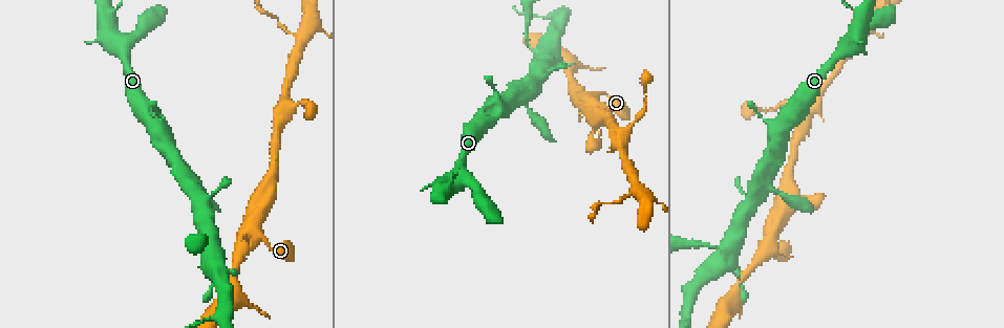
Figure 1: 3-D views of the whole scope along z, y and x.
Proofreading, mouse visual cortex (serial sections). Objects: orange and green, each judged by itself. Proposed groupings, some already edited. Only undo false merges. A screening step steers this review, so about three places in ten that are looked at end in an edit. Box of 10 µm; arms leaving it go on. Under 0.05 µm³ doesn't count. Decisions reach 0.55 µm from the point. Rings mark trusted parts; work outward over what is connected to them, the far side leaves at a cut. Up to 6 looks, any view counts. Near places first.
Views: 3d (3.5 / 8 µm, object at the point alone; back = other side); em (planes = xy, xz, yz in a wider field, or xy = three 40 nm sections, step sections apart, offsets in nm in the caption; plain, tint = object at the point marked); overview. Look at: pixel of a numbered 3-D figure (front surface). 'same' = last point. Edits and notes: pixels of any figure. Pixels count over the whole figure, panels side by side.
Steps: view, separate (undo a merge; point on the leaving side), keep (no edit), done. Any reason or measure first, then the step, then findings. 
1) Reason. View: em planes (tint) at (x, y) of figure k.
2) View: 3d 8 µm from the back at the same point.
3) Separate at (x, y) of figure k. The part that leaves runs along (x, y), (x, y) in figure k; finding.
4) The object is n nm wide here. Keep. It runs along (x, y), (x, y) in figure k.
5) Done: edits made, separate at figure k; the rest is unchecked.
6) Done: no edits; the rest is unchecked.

A narrow waist. View: 3d 3.5 µm at (533, 51) of figure 1.

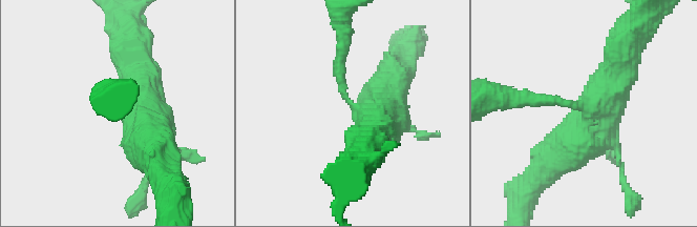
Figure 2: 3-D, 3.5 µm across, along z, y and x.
View: em xy step 3 (tint) at (356, 111) of figure 2.

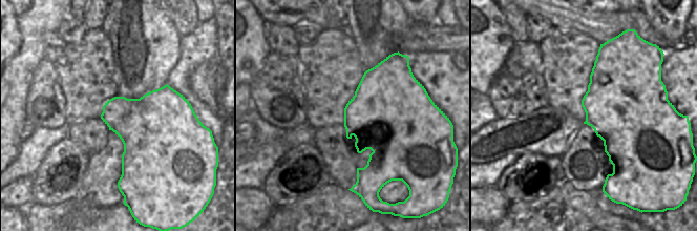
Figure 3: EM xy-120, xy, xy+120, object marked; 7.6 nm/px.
Keep. It runs along (620, 58), (602, 106), (545, 167) in figure 2; all the same cell.

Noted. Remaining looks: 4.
Thin arm on a thick one. View: 3d 8 µm at (246, 230) of figure 1.

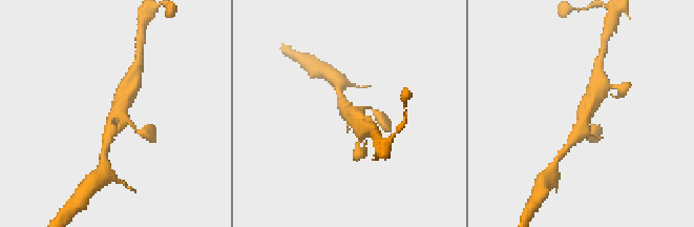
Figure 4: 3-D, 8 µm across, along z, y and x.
View: em xy step 1 (tint) at the same point.

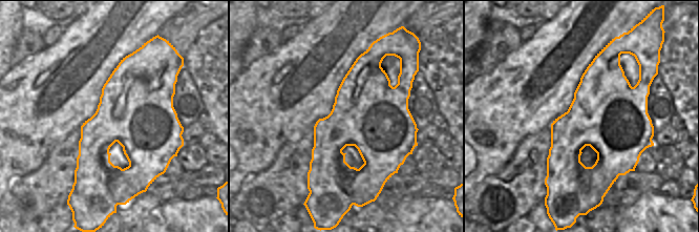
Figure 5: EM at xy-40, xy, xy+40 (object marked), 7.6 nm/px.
3 arms meet here. Keep. It runs along (139, 131), (114, 115), (107, 139) in figure 4; all the same cell.

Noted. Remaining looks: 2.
Arms part here. View: 3d 3.5 µm at (284, 115) of figure 1.

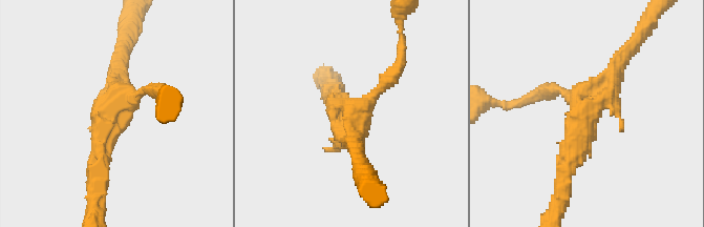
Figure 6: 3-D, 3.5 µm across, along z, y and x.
Shape alone is not enough. View: em xy step 5 (tint) at (117, 112) of figure 6.

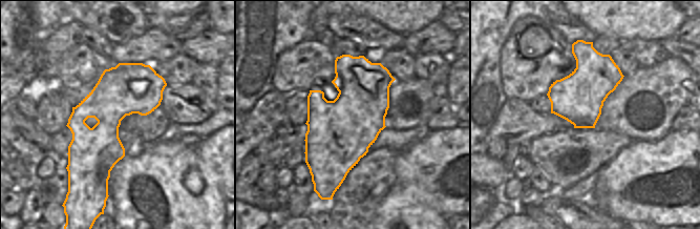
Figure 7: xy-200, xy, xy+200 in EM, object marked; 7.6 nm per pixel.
Keep. It runs along (566, 173), (584, 115), (627, 50) in figure 6; all the same cell.

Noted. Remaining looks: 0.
Done: no edits; the rest is unchecked.

